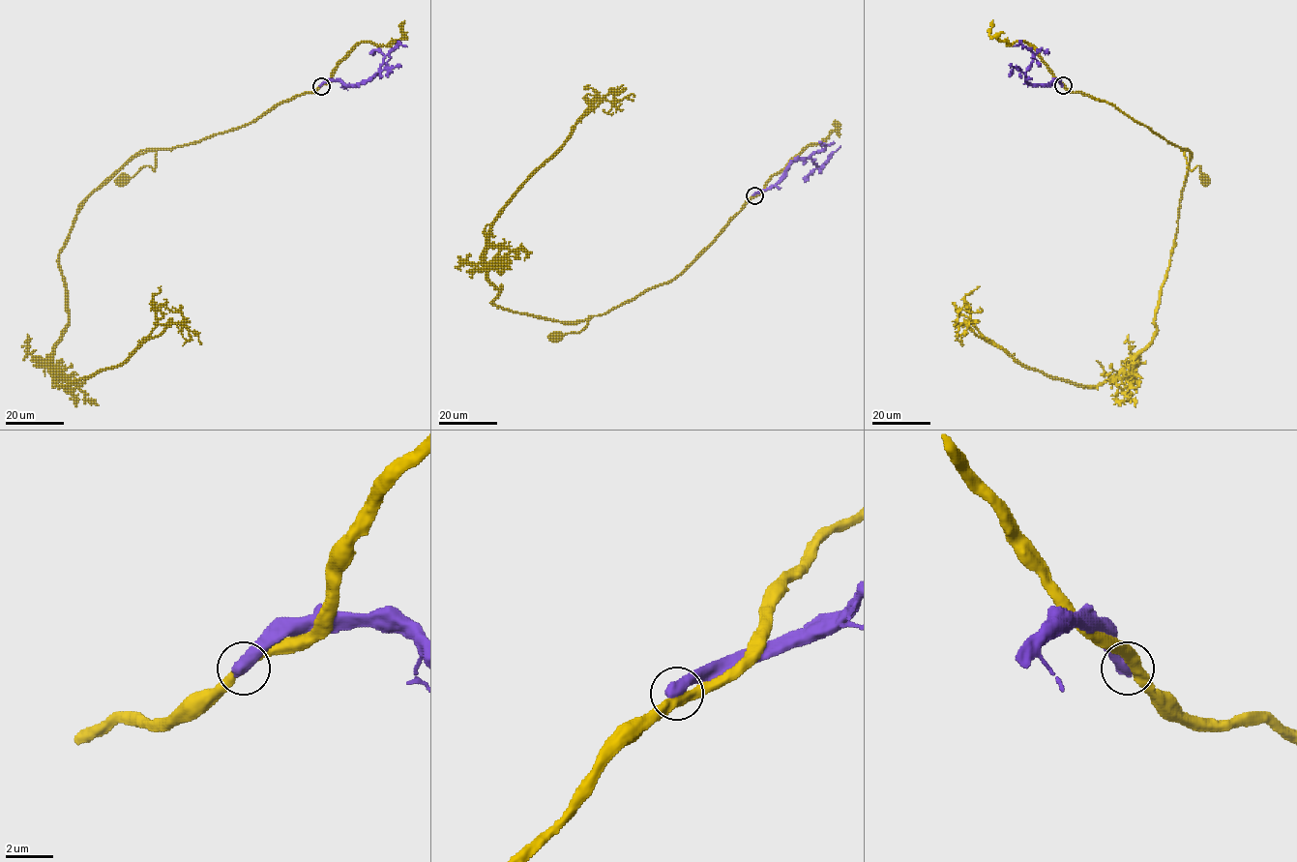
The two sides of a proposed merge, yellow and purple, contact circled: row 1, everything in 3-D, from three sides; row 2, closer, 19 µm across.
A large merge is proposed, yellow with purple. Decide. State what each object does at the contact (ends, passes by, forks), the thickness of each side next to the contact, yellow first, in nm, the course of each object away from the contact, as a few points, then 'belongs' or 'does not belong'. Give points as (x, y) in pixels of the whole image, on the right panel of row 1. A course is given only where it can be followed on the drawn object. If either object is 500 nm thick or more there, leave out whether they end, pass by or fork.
400/600 nm | yellow via (1063, 85), (1072, 92), (1110, 103), (1184, 149), (1188, 166), (1193, 170), (1199, 165), (1205, 180) | purple via (1063, 85), (1055, 80), (1031, 84), (1025, 73), (1034, 53), (1019, 44), (1013, 46) | does not belong

